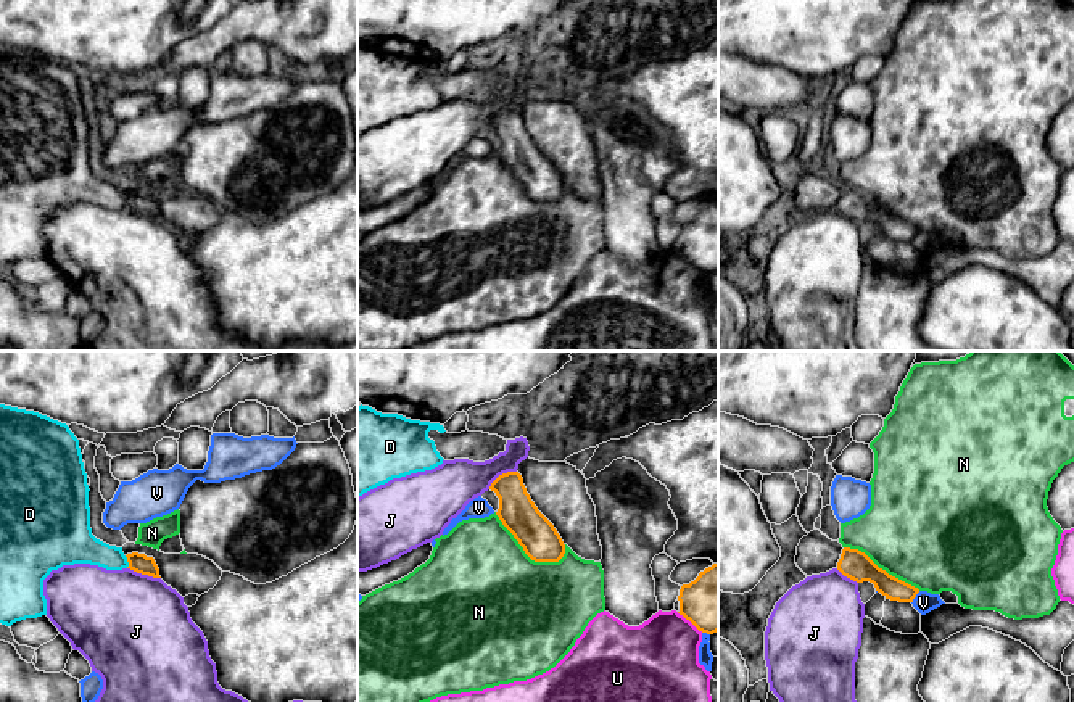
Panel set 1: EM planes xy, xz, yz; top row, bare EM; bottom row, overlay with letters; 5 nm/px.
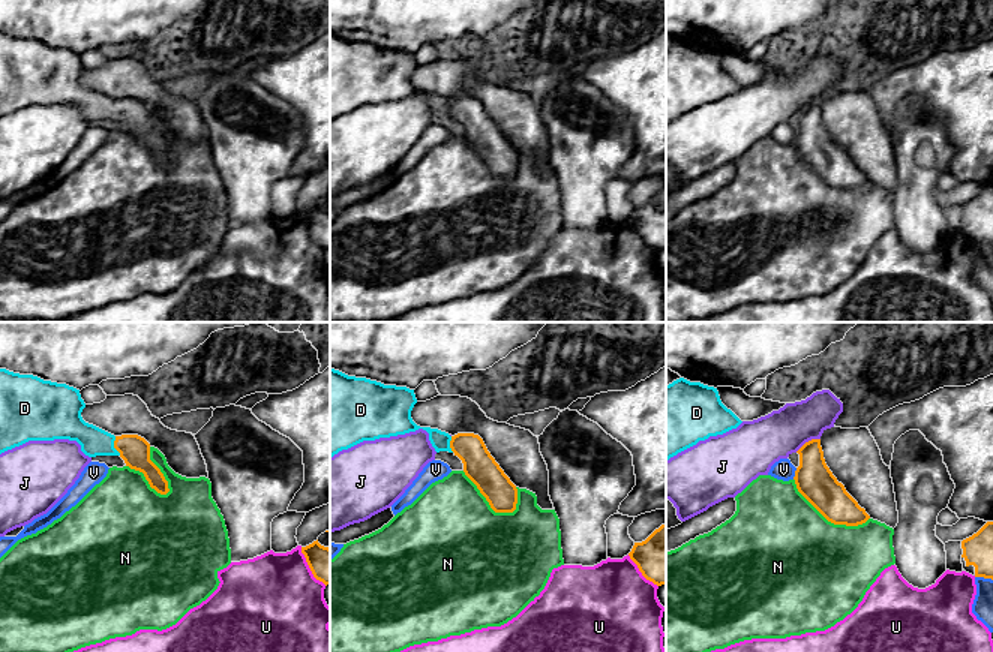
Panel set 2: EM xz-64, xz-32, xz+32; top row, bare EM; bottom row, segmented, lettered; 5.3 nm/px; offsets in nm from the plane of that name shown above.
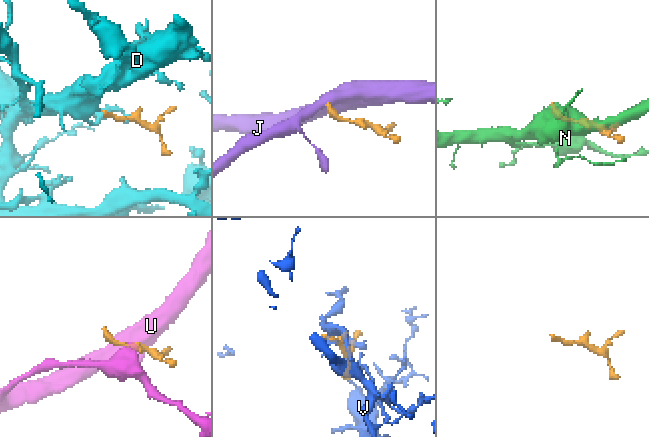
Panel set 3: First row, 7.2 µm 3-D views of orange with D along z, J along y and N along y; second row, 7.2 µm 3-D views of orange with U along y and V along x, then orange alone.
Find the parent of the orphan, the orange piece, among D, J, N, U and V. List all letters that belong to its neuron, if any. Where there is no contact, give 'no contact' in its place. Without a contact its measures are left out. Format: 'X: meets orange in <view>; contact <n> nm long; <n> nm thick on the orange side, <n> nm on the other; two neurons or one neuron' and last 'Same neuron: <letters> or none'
D: meets orange in xy; contact 70 nm long; 100 nm thick on the orange side, 170 nm on the other; one neuron
J: meets orange in xy; contact 180 nm long; 100 nm thick on the orange side, 500 nm on the other; two neurons
N: meets orange in xz; contact 420 nm long; 190 nm thick on the orange side, 500 nm on the other; two neurons
U: meets orange in xz; contact 170 nm long; 300 nm thick on the orange side, 400 nm on the other; two neurons
V: meets orange in yz; contact 80 nm long; 110 nm thick on the orange side, 100 nm on the other; two neurons
Same neuron: D

